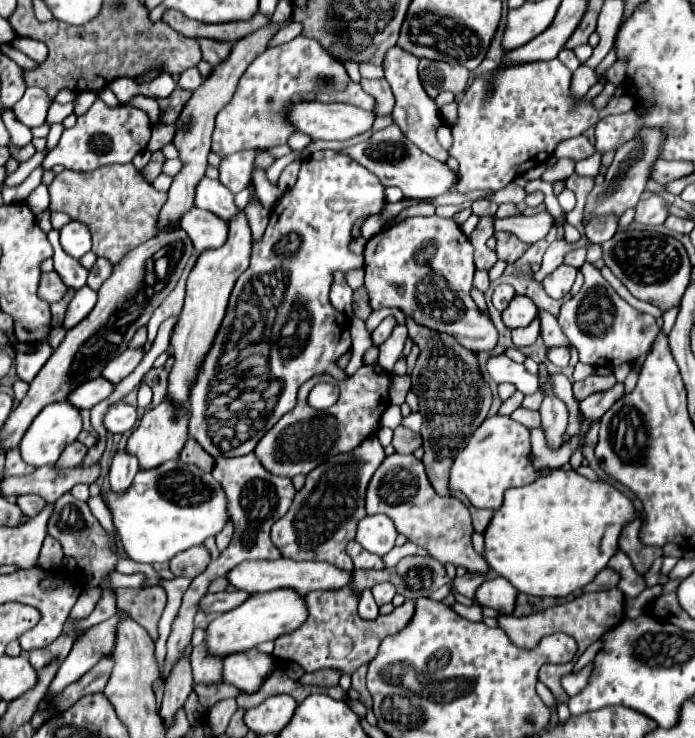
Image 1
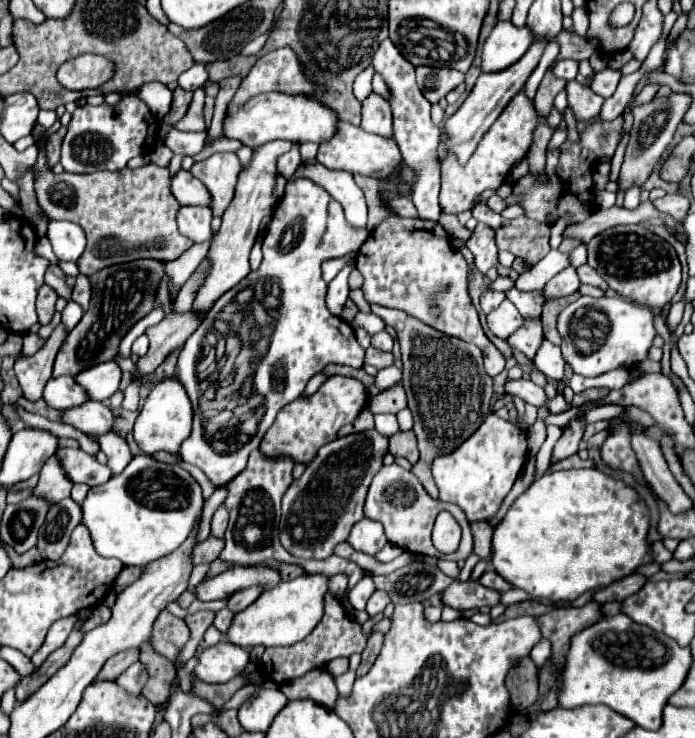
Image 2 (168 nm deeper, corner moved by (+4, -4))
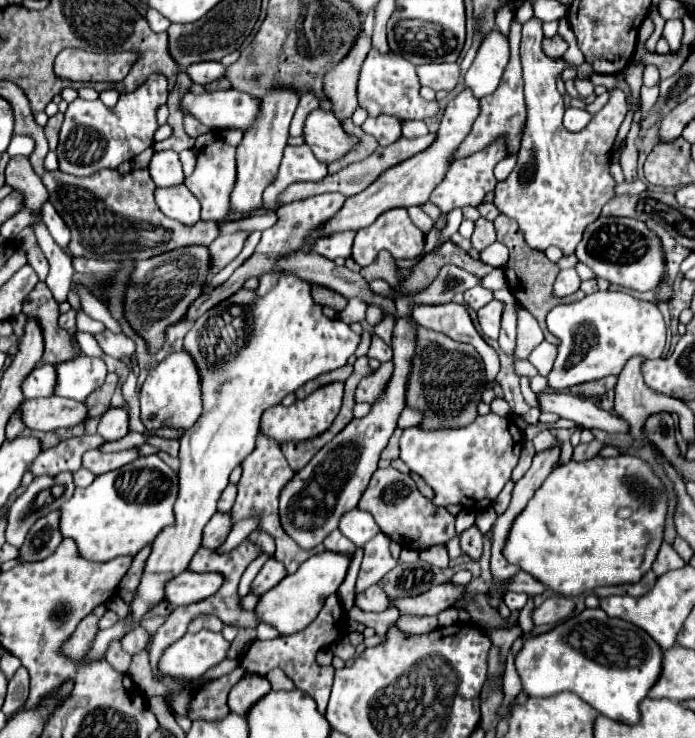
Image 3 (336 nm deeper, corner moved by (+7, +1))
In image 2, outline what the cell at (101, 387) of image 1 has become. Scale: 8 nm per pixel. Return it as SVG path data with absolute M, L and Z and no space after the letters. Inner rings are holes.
M60 376L50 378L50 382L44 388L44 400L52 408L68 410L70 406L80 406L90 398L86 398L82 386L78 386L78 382L74 382L72 376Z

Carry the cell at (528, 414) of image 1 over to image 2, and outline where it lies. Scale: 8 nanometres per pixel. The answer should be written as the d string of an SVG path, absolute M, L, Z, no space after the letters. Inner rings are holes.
M584 414L582 416L576 416L574 420L568 422L568 426L564 428L560 440L556 442L554 446L554 452L552 452L552 464L548 466L548 472L554 472L554 470L566 470L566 468L590 468L592 462L584 462L578 458L578 444L584 436L584 428L586 428L586 420L584 420Z

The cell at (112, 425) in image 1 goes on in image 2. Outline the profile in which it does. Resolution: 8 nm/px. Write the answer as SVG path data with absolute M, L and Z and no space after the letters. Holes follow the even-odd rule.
M84 402L82 406L74 406L64 410L64 422L76 426L88 436L100 438L106 430L114 428L114 414L102 402Z

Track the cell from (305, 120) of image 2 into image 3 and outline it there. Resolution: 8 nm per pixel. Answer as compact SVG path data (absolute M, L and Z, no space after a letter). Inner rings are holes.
M229 89L213 93L183 93L179 107L183 115L193 115L209 129L247 129L259 115L259 99L247 93Z

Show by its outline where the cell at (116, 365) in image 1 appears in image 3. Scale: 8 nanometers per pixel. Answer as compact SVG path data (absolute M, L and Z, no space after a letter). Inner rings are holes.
M87 355L59 363L55 371L59 381L59 385L55 385L55 395L69 397L73 401L85 401L95 389L103 385L107 375L105 363Z

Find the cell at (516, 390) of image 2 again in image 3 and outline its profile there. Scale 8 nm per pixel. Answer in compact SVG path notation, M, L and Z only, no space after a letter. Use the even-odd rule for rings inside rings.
M547 393L539 395L541 411L557 413L559 417L571 419L585 429L601 429L607 433L627 433L629 425L619 415L599 409L593 401L573 393Z

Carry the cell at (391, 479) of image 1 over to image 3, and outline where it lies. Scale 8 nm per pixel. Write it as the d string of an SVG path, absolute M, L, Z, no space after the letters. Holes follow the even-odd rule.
M393 467L387 469L377 469L371 477L369 487L365 489L361 501L359 501L359 509L369 511L375 519L375 523L379 525L379 529L391 537L395 543L399 543L401 547L407 549L429 549L433 545L445 545L449 539L453 539L455 533L455 517L451 513L447 513L445 507L437 507L433 505L429 499L425 499L415 481L409 475L399 473Z

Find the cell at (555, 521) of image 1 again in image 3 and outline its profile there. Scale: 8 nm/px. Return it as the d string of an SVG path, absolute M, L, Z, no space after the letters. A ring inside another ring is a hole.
M619 455L609 459L595 457L587 461L569 461L551 471L541 489L515 519L503 555L509 563L519 565L523 571L547 585L547 589L565 597L589 593L599 585L637 583L651 569L663 543L667 503L669 495L663 481L657 477L653 467L639 457ZM621 507L631 509L627 519L619 517Z

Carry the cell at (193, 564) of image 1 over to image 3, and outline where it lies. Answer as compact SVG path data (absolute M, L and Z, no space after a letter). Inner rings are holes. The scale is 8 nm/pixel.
M217 511L203 529L203 547L217 549L219 545L223 545L223 541L227 539L227 533L231 531L231 525L233 525L231 513Z

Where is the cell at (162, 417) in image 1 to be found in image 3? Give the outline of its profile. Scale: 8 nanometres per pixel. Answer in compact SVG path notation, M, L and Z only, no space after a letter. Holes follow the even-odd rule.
M183 349L171 353L163 359L155 369L149 371L145 383L139 391L141 401L141 421L145 429L161 429L161 427L175 427L175 429L189 429L203 413L201 401L201 377L193 357Z

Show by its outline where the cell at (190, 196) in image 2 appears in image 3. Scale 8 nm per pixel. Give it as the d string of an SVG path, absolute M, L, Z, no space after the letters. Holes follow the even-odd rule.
M155 151L149 161L149 175L157 187L173 187L183 183L183 169L175 151Z

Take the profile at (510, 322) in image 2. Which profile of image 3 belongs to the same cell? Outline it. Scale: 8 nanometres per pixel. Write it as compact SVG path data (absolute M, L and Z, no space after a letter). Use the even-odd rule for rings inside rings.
M491 301L491 303L487 303L483 309L477 311L477 321L479 321L479 325L481 325L481 331L483 331L489 339L497 339L497 337L499 337L501 311L503 311L503 303L499 303L499 301Z

